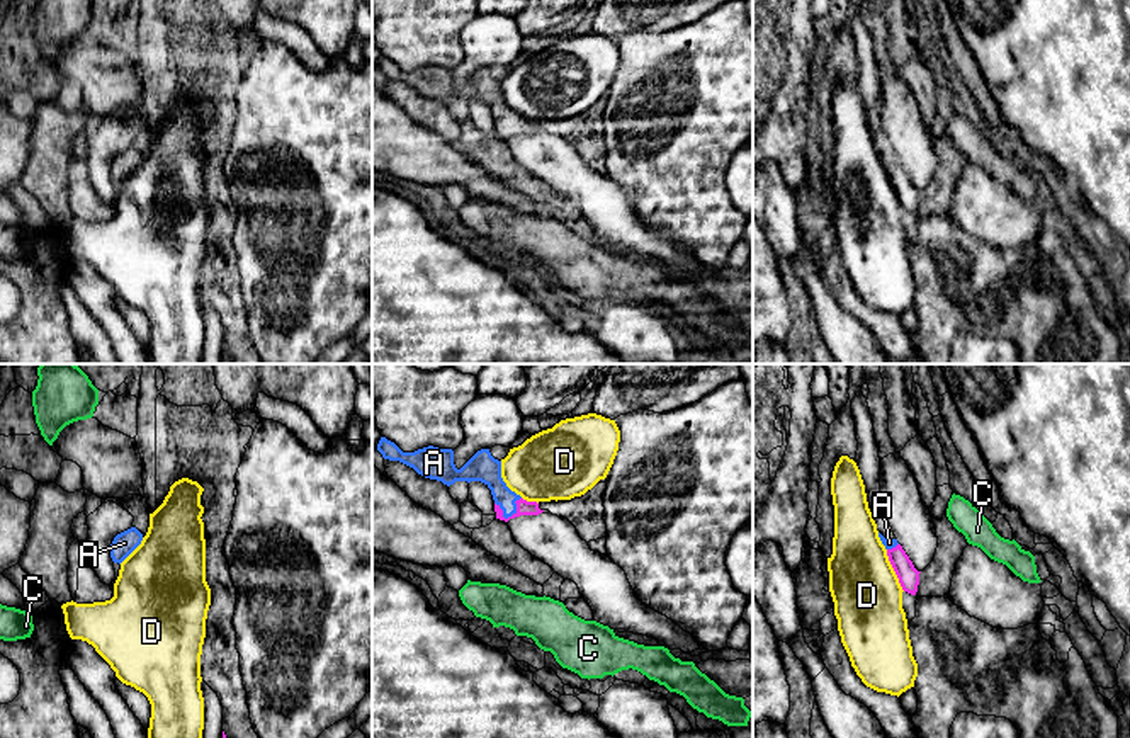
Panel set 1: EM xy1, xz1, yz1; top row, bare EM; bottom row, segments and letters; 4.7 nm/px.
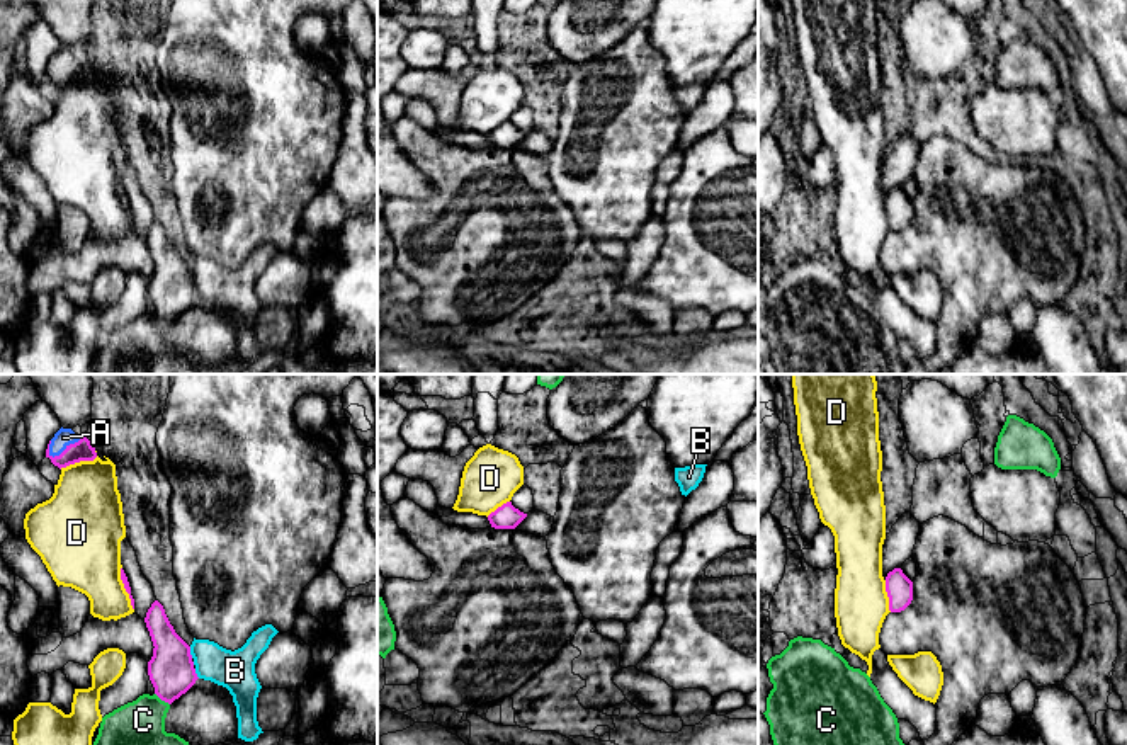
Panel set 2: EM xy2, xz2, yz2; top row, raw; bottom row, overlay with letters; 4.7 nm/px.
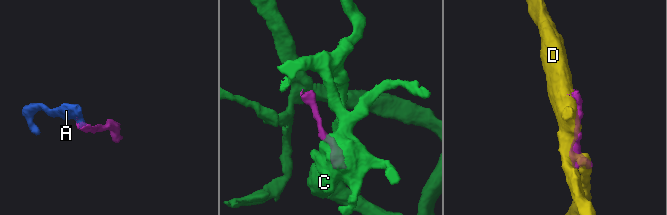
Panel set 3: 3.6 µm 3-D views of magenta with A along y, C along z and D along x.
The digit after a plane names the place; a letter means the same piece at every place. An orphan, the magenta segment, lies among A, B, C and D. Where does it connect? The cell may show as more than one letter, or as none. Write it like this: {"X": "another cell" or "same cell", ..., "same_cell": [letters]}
{"A": "same cell", "B": "another cell", "C": "another cell", "D": "another cell", "same_cell": ["A"]}

